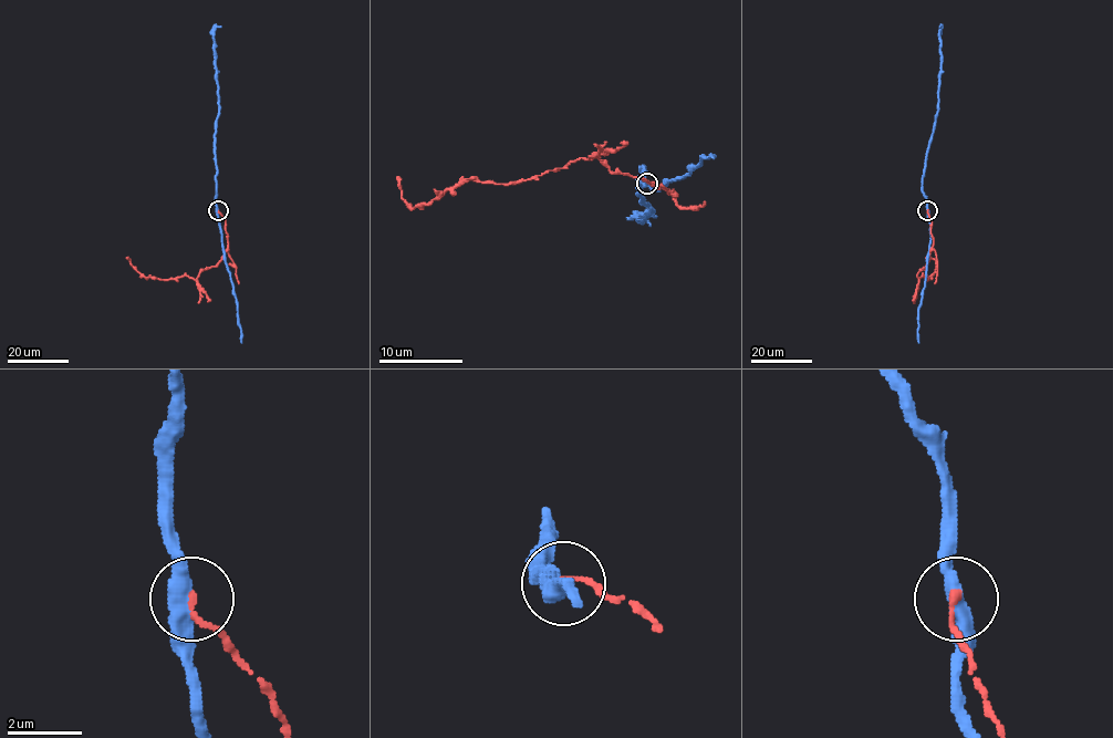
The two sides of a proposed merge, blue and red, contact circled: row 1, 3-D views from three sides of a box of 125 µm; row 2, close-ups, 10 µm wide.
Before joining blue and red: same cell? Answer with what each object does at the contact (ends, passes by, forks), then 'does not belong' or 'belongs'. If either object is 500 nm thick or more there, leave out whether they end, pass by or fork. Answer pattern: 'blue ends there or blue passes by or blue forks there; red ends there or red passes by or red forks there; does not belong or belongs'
blue passes by; red ends there; does not belong

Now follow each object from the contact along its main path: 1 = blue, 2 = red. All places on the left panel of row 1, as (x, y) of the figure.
1: (218, 210), (215, 133), (218, 107), (214, 29), (220, 26)
2: (218, 210), (226, 221), (228, 249), (196, 280), (186, 276), (146, 278), (126, 258)

